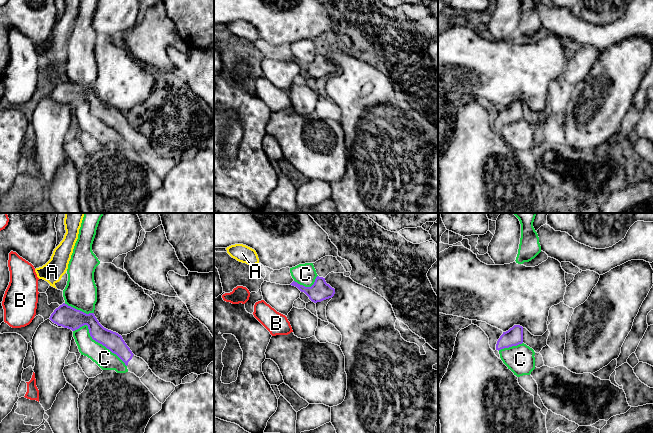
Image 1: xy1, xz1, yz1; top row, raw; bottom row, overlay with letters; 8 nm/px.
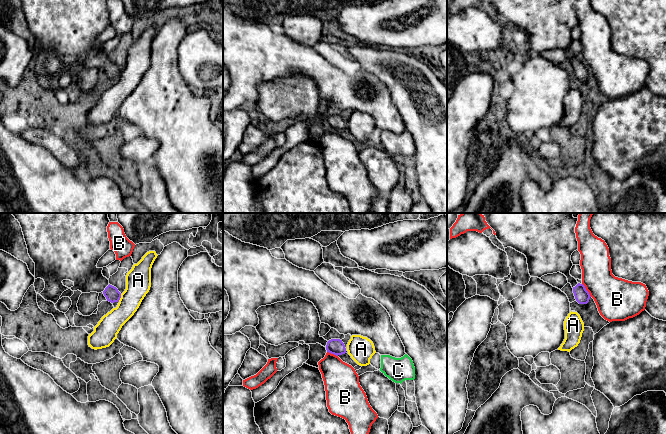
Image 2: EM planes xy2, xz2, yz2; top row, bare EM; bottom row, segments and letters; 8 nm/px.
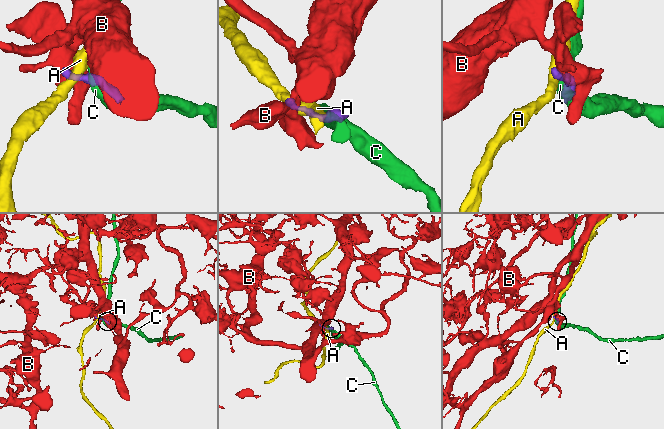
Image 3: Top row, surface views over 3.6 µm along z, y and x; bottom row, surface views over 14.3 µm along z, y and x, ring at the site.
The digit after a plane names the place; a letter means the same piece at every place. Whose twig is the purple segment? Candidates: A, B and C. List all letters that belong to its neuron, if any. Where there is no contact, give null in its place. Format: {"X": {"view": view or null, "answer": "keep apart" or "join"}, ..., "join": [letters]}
{"A": {"view": "xy2", "answer": "keep apart"}, "B": {"view": "yz2", "answer": "keep apart"}, "C": {"view": "xy1", "answer": "keep apart"}, "join": []}

